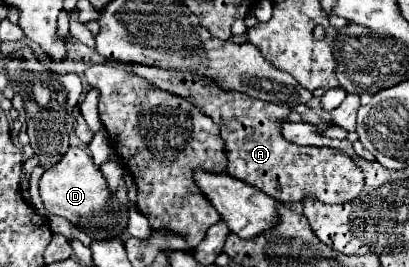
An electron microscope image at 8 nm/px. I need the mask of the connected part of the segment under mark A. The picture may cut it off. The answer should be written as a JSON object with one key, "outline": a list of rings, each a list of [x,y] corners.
{"outline":[[[130,65],[130,71],[148,79],[160,89],[190,101],[214,123],[218,123],[222,129],[220,135],[226,143],[228,175],[260,189],[268,197],[274,197],[282,203],[294,203],[302,201],[304,195],[312,195],[322,203],[348,203],[362,191],[362,171],[352,163],[350,157],[332,149],[300,147],[282,137],[280,119],[290,113],[288,107],[242,97],[240,93],[226,93],[218,89],[218,85],[210,85],[210,81],[194,77],[194,73],[164,71],[144,65]]]}

